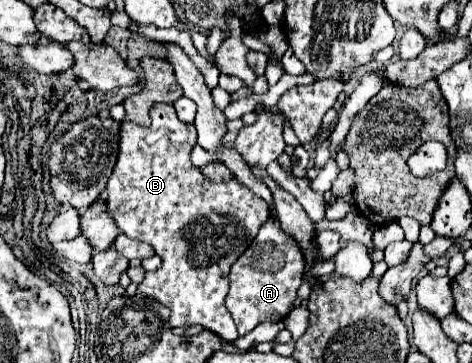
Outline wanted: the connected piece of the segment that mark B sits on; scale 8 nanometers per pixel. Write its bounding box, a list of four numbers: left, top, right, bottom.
[106,105,270,341]

